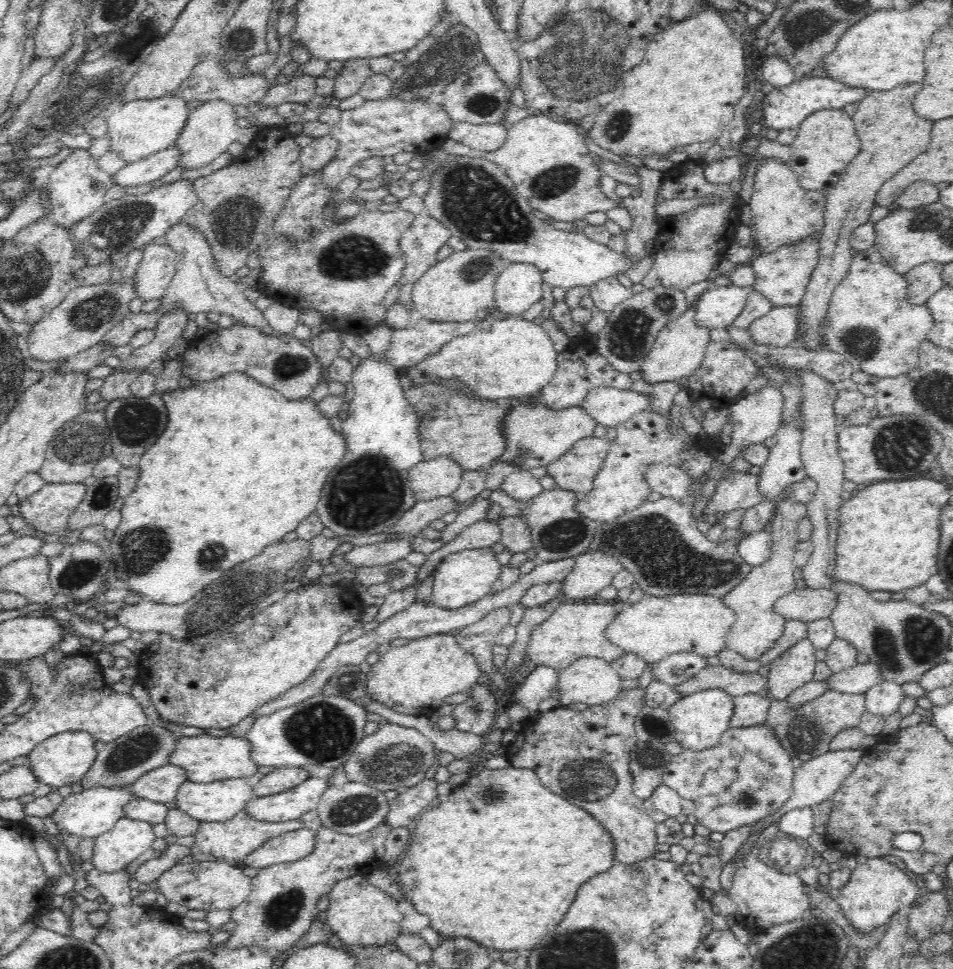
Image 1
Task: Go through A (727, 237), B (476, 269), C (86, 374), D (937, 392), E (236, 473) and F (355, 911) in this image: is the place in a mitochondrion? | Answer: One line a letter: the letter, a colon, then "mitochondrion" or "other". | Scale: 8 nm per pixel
A: other
B: mitochondrion
C: other
D: mitochondrion
E: other
F: other

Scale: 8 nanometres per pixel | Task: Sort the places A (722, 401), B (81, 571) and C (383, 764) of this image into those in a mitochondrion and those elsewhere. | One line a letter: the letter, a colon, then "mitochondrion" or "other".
A: other
B: mitochondrion
C: mitochondrion

